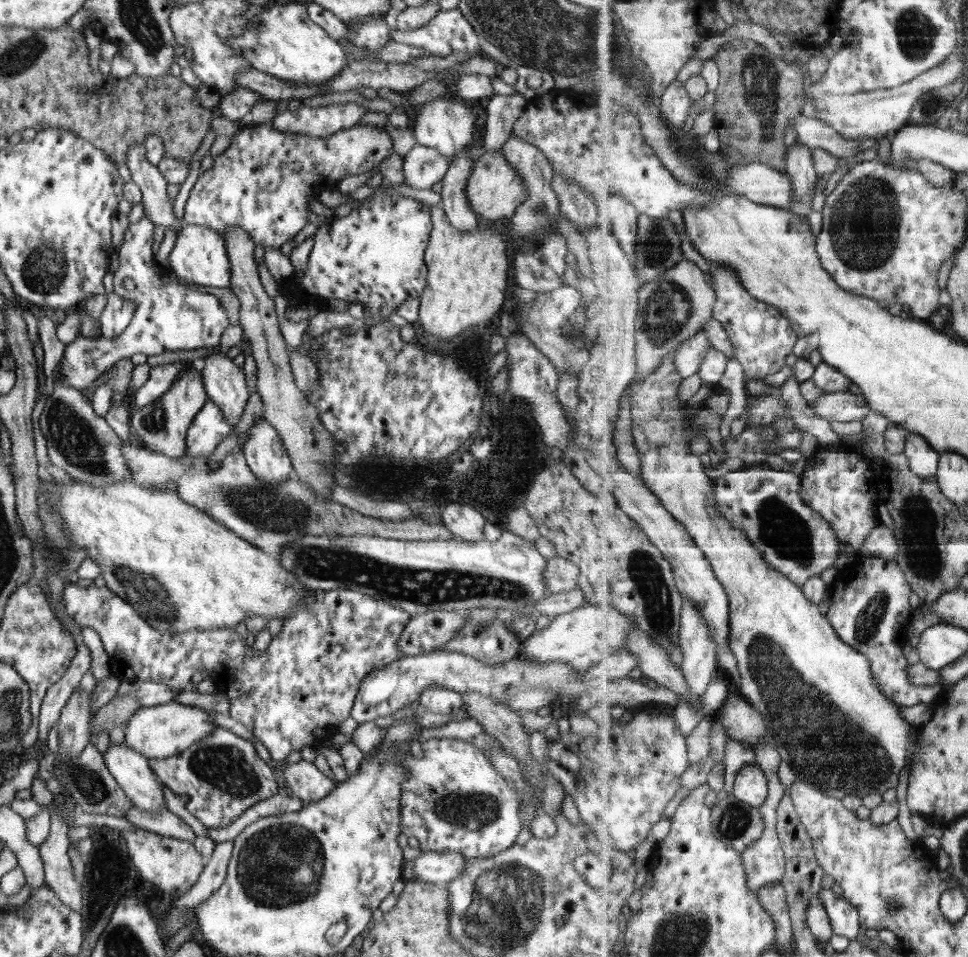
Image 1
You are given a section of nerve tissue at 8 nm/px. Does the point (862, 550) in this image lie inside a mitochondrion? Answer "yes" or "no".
no

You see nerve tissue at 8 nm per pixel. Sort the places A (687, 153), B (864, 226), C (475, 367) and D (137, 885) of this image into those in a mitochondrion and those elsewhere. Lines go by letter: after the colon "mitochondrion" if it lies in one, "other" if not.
A: mitochondrion
B: mitochondrion
C: other
D: other

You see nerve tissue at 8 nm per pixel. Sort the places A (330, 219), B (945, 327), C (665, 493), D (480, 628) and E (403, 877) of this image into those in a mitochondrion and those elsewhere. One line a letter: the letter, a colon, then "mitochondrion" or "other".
A: other
B: other
C: other
D: mitochondrion
E: other

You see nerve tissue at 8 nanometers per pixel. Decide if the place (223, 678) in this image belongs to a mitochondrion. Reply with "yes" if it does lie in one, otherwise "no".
no

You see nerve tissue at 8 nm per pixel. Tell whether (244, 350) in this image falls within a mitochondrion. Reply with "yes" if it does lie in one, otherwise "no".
no

